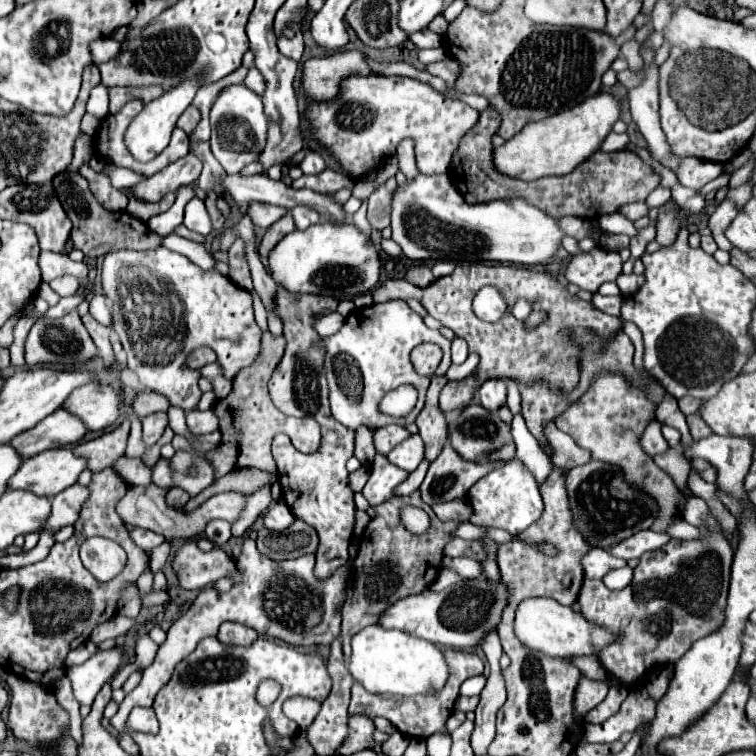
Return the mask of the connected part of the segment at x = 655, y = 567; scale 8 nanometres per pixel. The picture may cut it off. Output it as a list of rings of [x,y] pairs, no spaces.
[[[702,529],[702,541],[678,541],[672,539],[664,549],[646,553],[644,559],[640,557],[638,567],[634,569],[634,577],[628,587],[620,591],[610,591],[600,579],[584,579],[578,601],[582,607],[582,615],[586,621],[598,627],[606,627],[616,639],[598,651],[598,659],[604,669],[614,675],[626,687],[640,685],[642,679],[660,665],[674,665],[692,645],[692,641],[706,637],[718,631],[724,623],[724,609],[726,609],[726,595],[730,583],[730,565],[734,551],[726,537],[720,533],[710,533]]]

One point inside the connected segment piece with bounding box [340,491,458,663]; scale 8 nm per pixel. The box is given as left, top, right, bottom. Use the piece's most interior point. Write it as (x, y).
(391, 564)

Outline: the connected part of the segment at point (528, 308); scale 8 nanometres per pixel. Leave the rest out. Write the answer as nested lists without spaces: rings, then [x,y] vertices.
[[[518,299],[512,309],[512,315],[520,321],[520,319],[526,319],[530,313],[532,313],[532,303],[528,299]]]

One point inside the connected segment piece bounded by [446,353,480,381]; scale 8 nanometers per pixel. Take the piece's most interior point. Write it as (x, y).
(456, 372)

